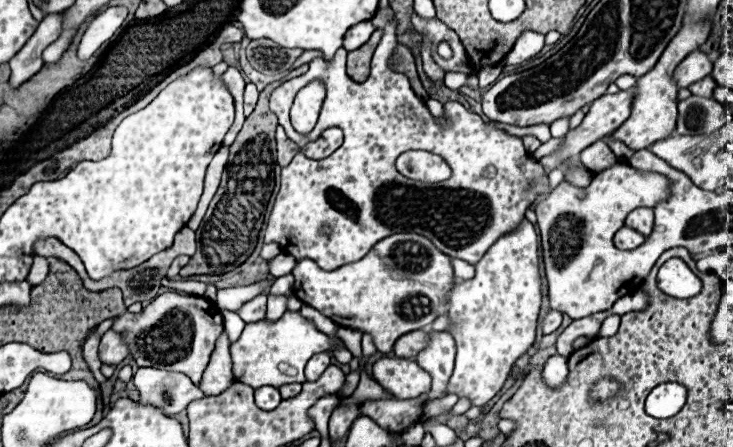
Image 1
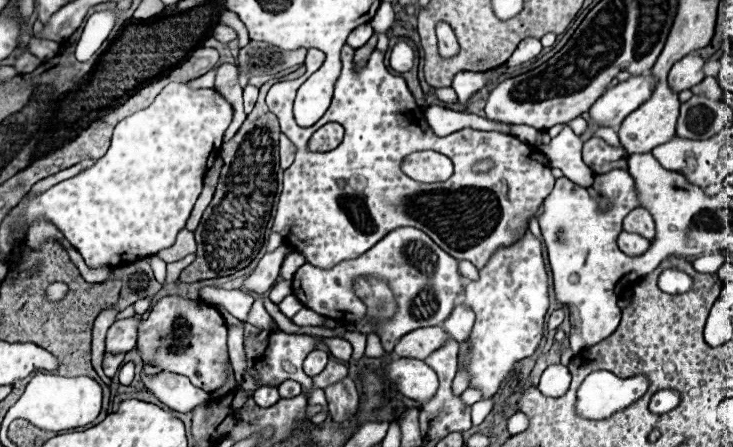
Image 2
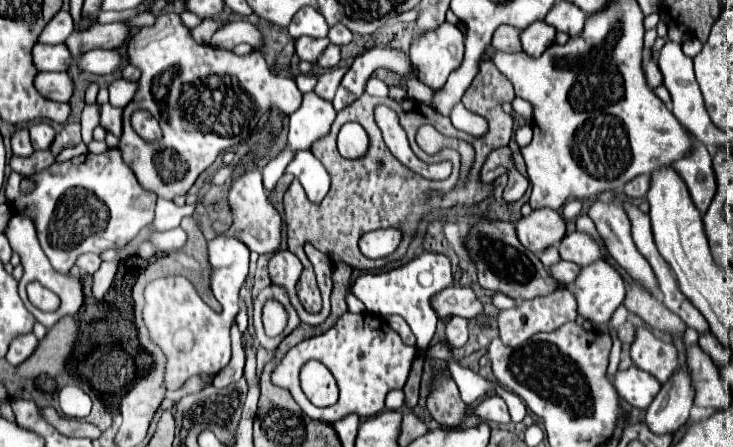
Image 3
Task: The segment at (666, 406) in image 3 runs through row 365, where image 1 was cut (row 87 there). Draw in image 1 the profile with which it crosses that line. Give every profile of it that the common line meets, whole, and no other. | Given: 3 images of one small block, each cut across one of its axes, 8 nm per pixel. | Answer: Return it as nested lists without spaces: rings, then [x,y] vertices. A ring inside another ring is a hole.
[[[694,50],[678,64],[678,68],[674,70],[674,78],[680,88],[688,88],[688,84],[702,80],[710,72],[712,72],[712,62],[708,60],[708,56],[700,50]]]

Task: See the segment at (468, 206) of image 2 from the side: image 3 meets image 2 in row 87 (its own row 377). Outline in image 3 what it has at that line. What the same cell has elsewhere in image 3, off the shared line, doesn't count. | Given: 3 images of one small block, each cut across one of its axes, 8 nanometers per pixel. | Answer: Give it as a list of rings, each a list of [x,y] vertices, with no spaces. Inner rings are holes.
[[[346,312],[340,316],[340,320],[324,334],[312,336],[298,346],[294,346],[280,362],[280,366],[272,374],[272,382],[280,388],[288,388],[298,406],[316,420],[324,420],[328,424],[334,424],[336,420],[344,418],[346,414],[358,414],[360,418],[370,418],[376,416],[378,412],[384,410],[384,398],[390,390],[402,388],[412,360],[416,356],[414,346],[406,346],[400,336],[388,326],[388,322],[382,316],[376,314],[352,314]],[[308,360],[318,360],[324,362],[326,368],[334,372],[334,378],[340,388],[340,400],[334,406],[328,408],[318,408],[314,406],[302,392],[298,374],[302,366]]]

